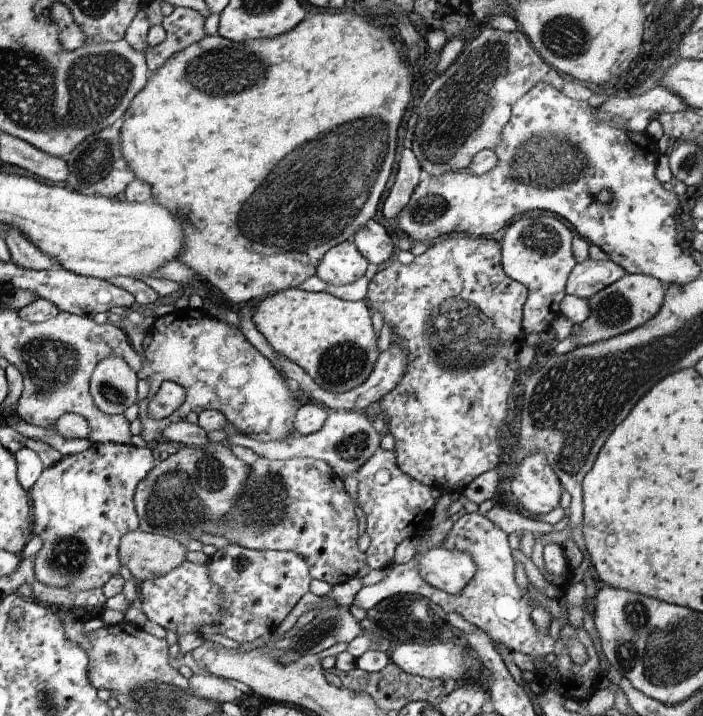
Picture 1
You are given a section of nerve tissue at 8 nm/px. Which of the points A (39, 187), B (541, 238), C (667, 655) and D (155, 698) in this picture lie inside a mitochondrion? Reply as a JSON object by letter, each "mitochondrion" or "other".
{"A":"other","B":"mitochondrion","C":"mitochondrion","D":"mitochondrion"}

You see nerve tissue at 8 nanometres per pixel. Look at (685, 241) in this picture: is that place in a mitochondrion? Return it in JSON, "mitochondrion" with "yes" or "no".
{"mitochondrion":"no"}

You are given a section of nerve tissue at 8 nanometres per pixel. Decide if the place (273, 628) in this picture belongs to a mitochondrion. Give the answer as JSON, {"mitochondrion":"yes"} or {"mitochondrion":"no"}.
{"mitochondrion":"no"}

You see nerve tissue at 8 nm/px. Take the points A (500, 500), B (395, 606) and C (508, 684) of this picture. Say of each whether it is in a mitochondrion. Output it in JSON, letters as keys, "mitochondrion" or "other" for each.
{"A":"other","B":"other","C":"other"}

